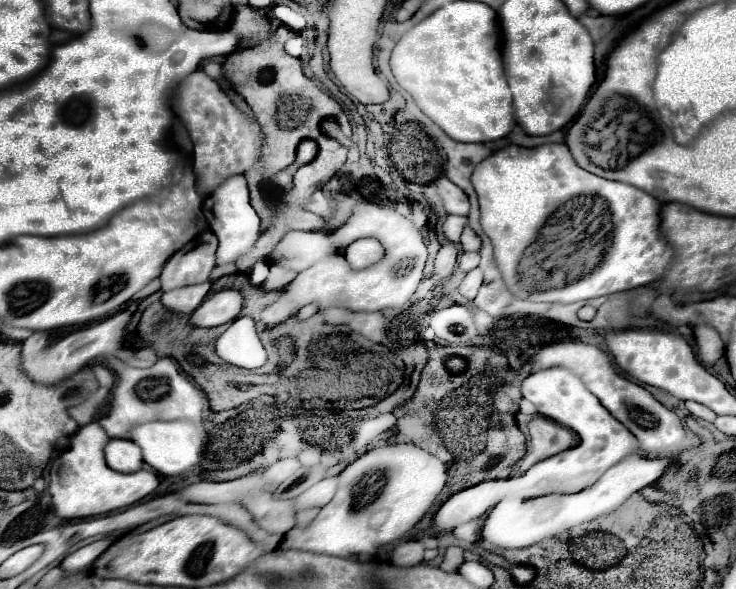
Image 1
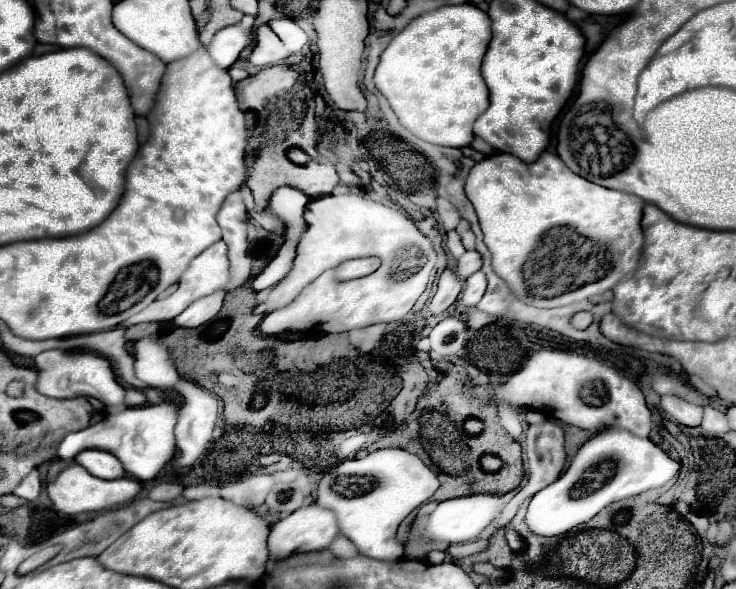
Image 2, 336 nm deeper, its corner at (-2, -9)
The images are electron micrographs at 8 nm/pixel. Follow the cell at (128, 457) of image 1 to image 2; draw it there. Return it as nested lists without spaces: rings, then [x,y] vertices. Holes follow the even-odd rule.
[[[85,450],[75,456],[75,462],[85,466],[97,478],[115,480],[115,478],[125,476],[123,464],[113,454],[109,454],[105,450]]]

